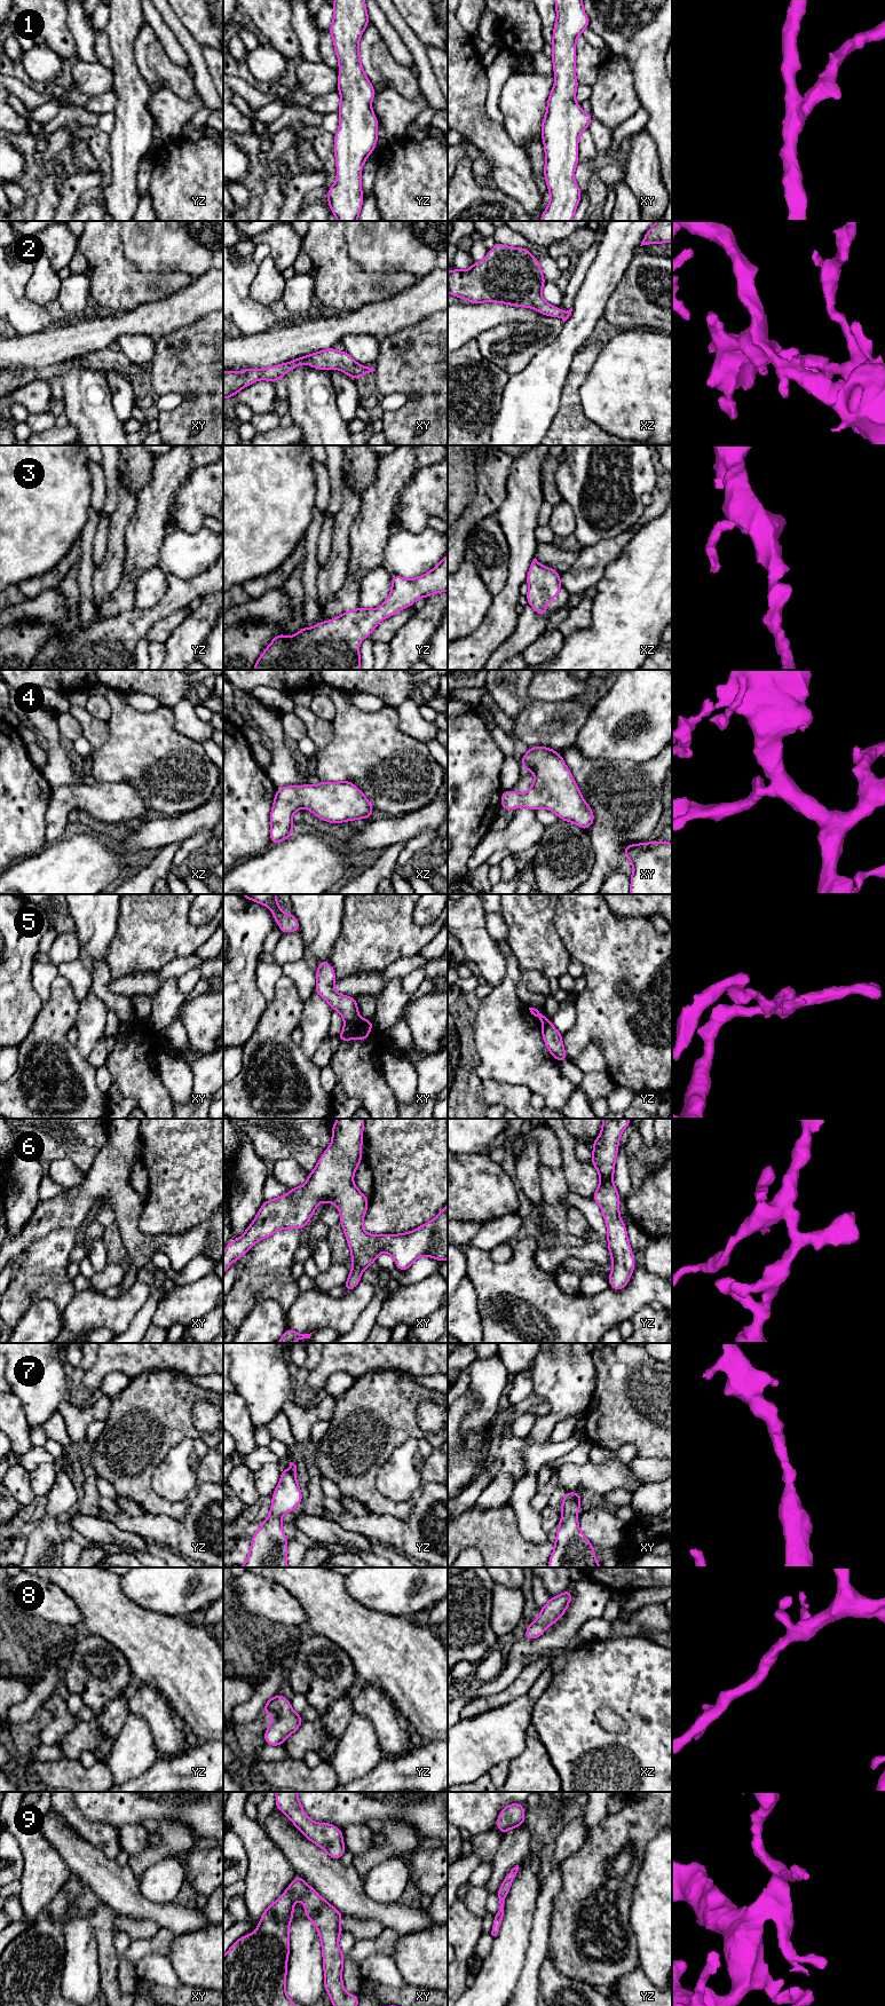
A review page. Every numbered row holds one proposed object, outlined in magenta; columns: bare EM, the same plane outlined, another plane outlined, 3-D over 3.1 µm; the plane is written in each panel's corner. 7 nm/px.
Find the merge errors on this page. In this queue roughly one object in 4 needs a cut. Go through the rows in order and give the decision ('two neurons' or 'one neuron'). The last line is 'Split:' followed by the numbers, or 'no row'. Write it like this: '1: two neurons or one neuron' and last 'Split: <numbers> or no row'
1: one neuron
2: one neuron
3: one neuron
4: one neuron
5: two neurons
6: one neuron
7: one neuron
8: one neuron
9: one neuron
Split: 5

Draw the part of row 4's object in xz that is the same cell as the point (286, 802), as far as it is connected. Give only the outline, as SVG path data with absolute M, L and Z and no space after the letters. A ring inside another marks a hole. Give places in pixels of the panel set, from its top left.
M350 781L278 788L270 812L271 844L278 844L293 835L292 815L302 807L319 820L331 823L370 819L376 811L365 795Z

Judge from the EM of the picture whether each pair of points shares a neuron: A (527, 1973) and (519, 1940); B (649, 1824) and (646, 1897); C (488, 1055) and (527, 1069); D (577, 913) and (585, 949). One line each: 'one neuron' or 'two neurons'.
A: two neurons
B: two neurons
C: one neuron
D: one neuron

